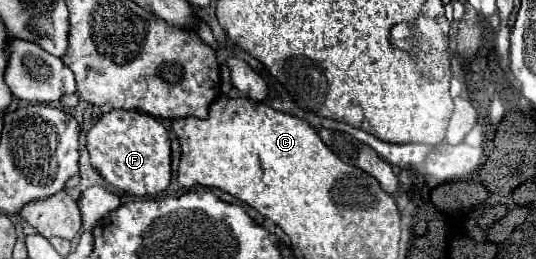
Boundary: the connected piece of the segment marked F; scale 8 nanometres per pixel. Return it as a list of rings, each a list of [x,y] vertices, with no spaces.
[[[111,110],[87,134],[91,166],[115,188],[131,196],[155,196],[171,182],[171,138],[167,128],[137,110]]]

